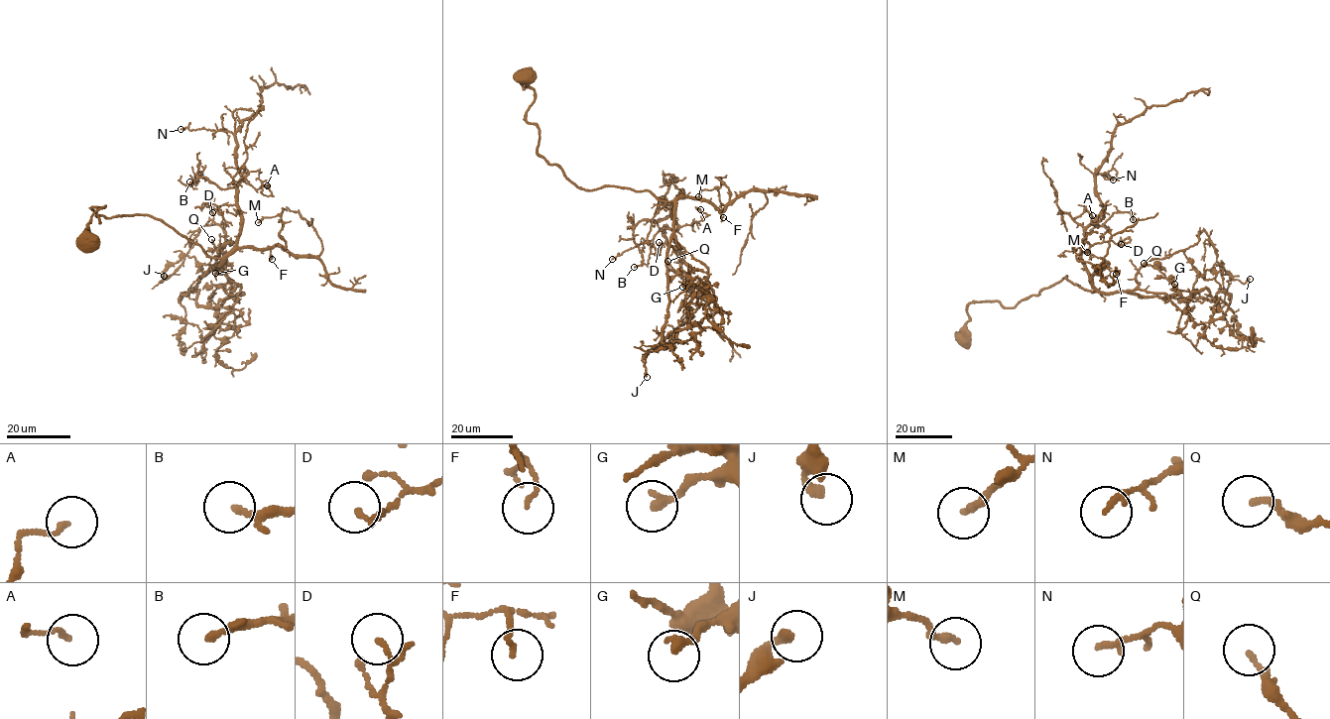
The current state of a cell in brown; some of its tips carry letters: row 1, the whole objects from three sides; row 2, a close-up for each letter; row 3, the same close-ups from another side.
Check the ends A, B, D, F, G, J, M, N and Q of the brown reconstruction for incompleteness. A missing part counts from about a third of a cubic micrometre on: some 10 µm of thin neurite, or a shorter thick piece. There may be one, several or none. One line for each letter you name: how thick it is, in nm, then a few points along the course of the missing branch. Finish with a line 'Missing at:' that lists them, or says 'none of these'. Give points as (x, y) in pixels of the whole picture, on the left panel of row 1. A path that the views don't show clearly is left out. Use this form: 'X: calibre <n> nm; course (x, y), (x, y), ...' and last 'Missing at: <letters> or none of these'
Missing at: none of these

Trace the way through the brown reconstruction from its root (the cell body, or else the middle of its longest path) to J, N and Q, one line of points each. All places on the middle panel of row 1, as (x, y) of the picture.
J: (524, 75), (540, 155), (579, 187), (619, 186), (673, 201), (691, 316), (643, 360), (647, 377)
N: (524, 75), (537, 151), (577, 186), (674, 201), (682, 191), (671, 209), (675, 230), (612, 259)
Q: (524, 75), (540, 155), (579, 187), (673, 201), (705, 289), (667, 261)

